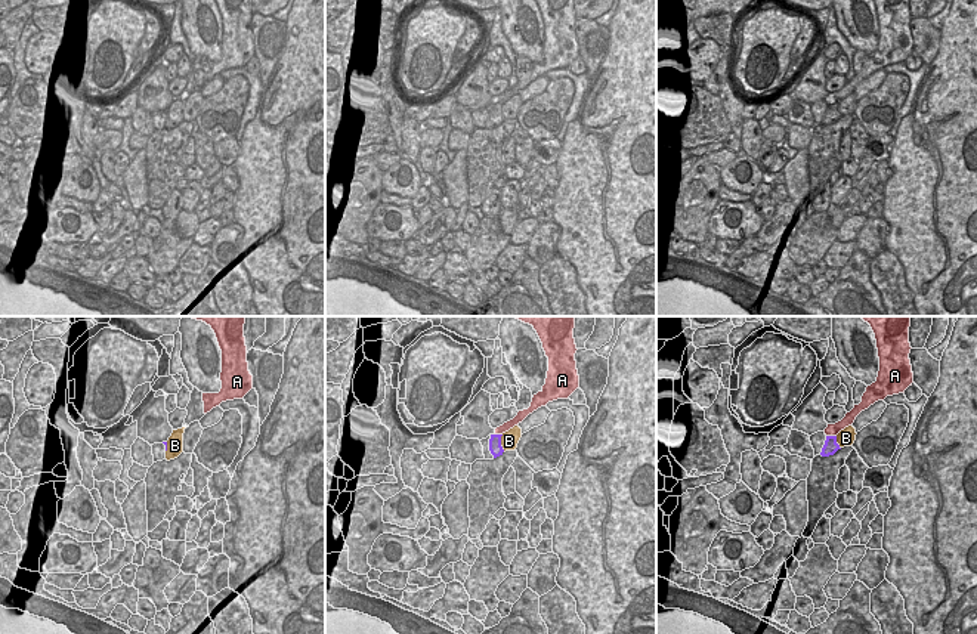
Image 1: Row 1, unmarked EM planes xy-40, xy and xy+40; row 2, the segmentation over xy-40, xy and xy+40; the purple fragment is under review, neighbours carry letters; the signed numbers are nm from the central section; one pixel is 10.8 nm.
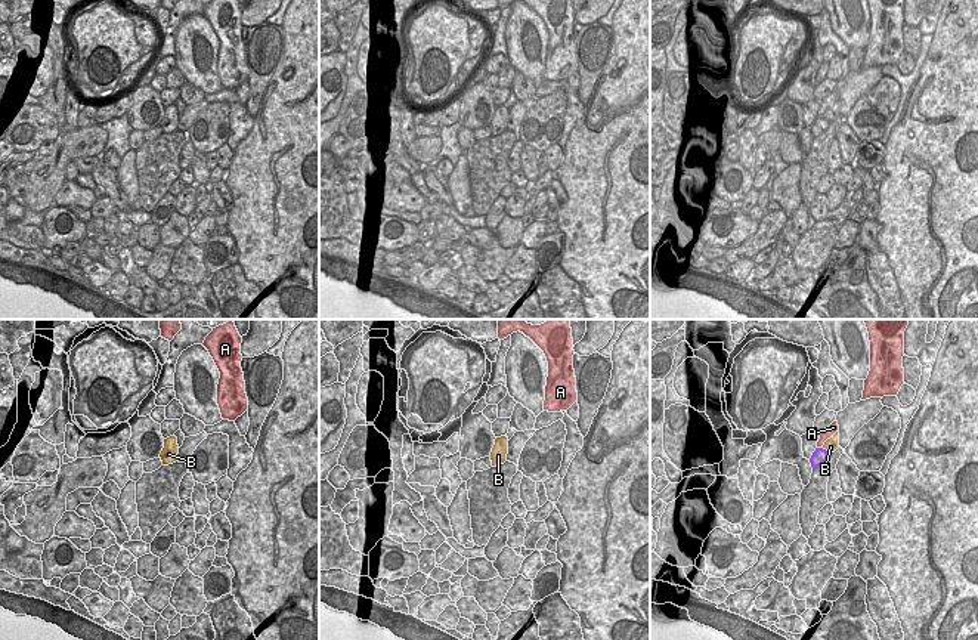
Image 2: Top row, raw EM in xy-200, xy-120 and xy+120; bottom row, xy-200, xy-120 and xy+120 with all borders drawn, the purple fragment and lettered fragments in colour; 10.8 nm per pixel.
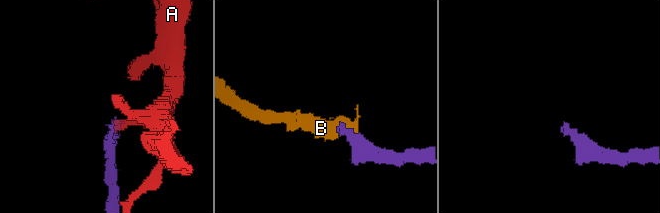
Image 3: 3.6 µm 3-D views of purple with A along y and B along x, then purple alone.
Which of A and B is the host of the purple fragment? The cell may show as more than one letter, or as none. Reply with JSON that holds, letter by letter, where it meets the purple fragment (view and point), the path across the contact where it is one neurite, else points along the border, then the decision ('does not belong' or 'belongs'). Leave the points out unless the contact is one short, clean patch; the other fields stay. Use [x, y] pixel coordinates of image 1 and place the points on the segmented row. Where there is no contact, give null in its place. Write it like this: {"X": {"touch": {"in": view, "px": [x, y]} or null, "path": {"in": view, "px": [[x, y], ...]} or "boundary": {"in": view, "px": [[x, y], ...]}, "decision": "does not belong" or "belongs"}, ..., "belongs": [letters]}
{"A": {"touch": {"in": "xy+40", "px": [831, 436]}, "boundary": {"in": "xy+40", "px": [[826, 435], [835, 436]]}, "decision": "does not belong"}, "B": {"touch": {"in": "xy", "px": [500, 444]}, "path": {"in": "xy", "px": [[495, 448], [500, 444], [509, 441]]}, "decision": "belongs"}, "belongs": ["B"]}

